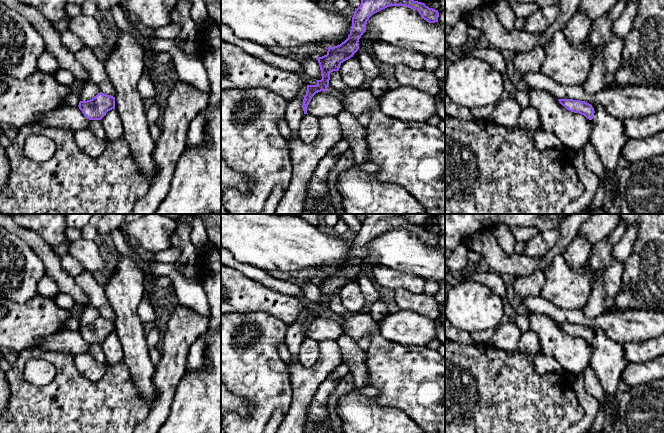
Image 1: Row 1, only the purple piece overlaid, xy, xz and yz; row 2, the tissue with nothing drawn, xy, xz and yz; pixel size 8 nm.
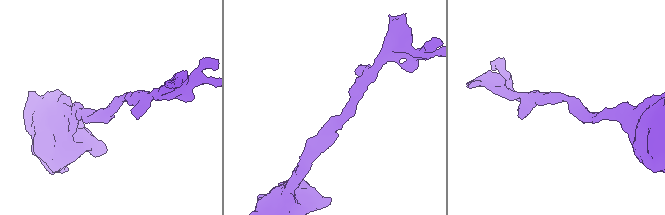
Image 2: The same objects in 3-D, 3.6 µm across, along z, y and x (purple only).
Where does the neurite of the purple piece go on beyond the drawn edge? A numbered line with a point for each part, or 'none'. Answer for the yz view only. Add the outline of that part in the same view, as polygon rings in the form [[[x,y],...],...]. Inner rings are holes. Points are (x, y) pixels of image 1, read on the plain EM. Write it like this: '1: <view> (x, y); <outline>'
none

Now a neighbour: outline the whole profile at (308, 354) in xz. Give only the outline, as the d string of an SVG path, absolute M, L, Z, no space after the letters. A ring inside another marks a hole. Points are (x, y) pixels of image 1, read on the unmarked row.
M305 338L299 348L299 363L309 368L319 359L319 341L311 338Z

